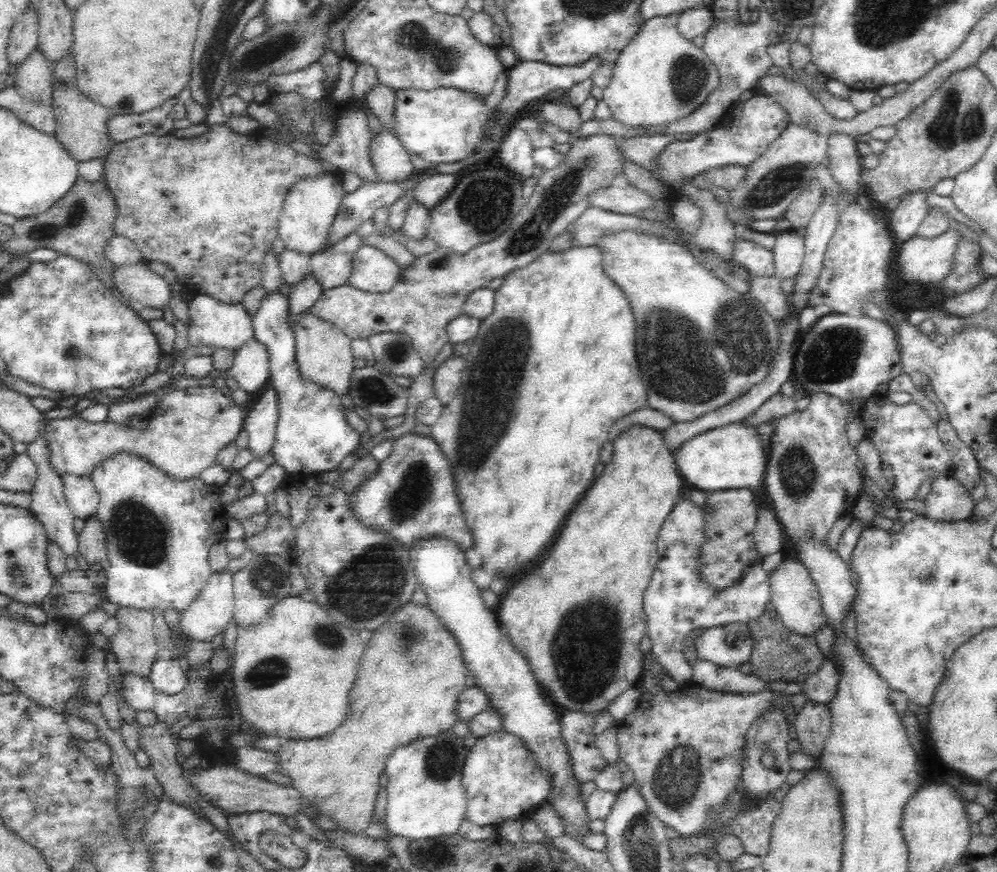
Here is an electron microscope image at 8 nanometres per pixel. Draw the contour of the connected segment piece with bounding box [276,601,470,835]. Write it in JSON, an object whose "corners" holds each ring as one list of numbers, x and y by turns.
{"corners":[[410,601,400,606,384,624,373,630,371,639,366,643,366,648,358,661,358,674,356,674,356,680,354,680,354,688,350,689,350,710,343,718,341,725,338,725,336,730,331,730,320,738,300,739,299,741,287,739,283,741,276,753,279,760,279,772,290,778,290,786,300,793,301,798,304,798,310,805,315,806,320,815,326,814,326,816,330,816,338,825,340,831,343,830,345,833,352,832,354,835,363,834,364,830,368,828,368,824,372,822,372,818,374,818,375,802,380,788,378,778,380,778,380,774,384,773,386,759,398,746,406,746,406,744,410,744,412,741,433,737,435,734,448,730,453,724,456,724,458,722,457,698,466,688,466,677,470,675,470,670,468,670,466,663,463,661,458,641,439,621,439,618,428,605,416,605]]}

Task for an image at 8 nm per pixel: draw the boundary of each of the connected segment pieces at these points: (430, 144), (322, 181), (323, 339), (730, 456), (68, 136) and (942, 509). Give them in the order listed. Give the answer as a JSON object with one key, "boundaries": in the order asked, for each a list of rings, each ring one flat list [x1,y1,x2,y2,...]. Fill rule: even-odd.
{"boundaries":[[[440,87,434,90,416,90,413,88,404,89,404,90,397,90,396,91,396,98,394,101,394,112,393,112,393,132,398,137,398,140,402,143,402,146,413,154,418,154,422,160,429,166,437,165,438,163,451,163,462,160,467,156,470,156,478,147,479,144,483,141,485,134,488,133,489,137,489,128,488,132,485,132,485,124,486,121,491,119,491,112,495,109,495,101,494,100,487,100,484,101,481,98,476,98,473,94,469,92,462,92,458,88,454,87]],[[326,173,308,175,296,181,289,189,278,218,279,238,284,248,316,254,325,245,332,221,342,204,345,191,340,174]],[[306,313,294,324,295,361,300,376,321,387,333,390,336,395,348,394,350,377,358,361,351,351,351,338,336,325,322,318]],[[740,421,712,428,686,440,674,452,676,467,684,482,706,492,744,487,753,489,763,483,768,458,765,458,766,452,755,429]],[[53,78,52,108,55,114,55,137,58,142,78,161,85,161,94,157,108,156,114,142,109,137,106,121,112,116,108,108,84,96,74,83,56,81]],[[952,474,935,480,923,502,926,517,946,522,968,519,975,504,967,488]]]}

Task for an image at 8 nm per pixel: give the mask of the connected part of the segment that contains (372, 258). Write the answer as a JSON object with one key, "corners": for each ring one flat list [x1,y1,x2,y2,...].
{"corners":[[364,245,354,253,347,284,369,292,383,293,395,286,400,267,374,246]]}

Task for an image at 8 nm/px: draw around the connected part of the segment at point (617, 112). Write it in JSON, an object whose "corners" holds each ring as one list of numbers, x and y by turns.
{"corners":[[679,15,649,18,610,68,612,78,603,88,602,100,610,109,611,118,630,130,664,128,693,114,720,84,718,68,677,29]]}

